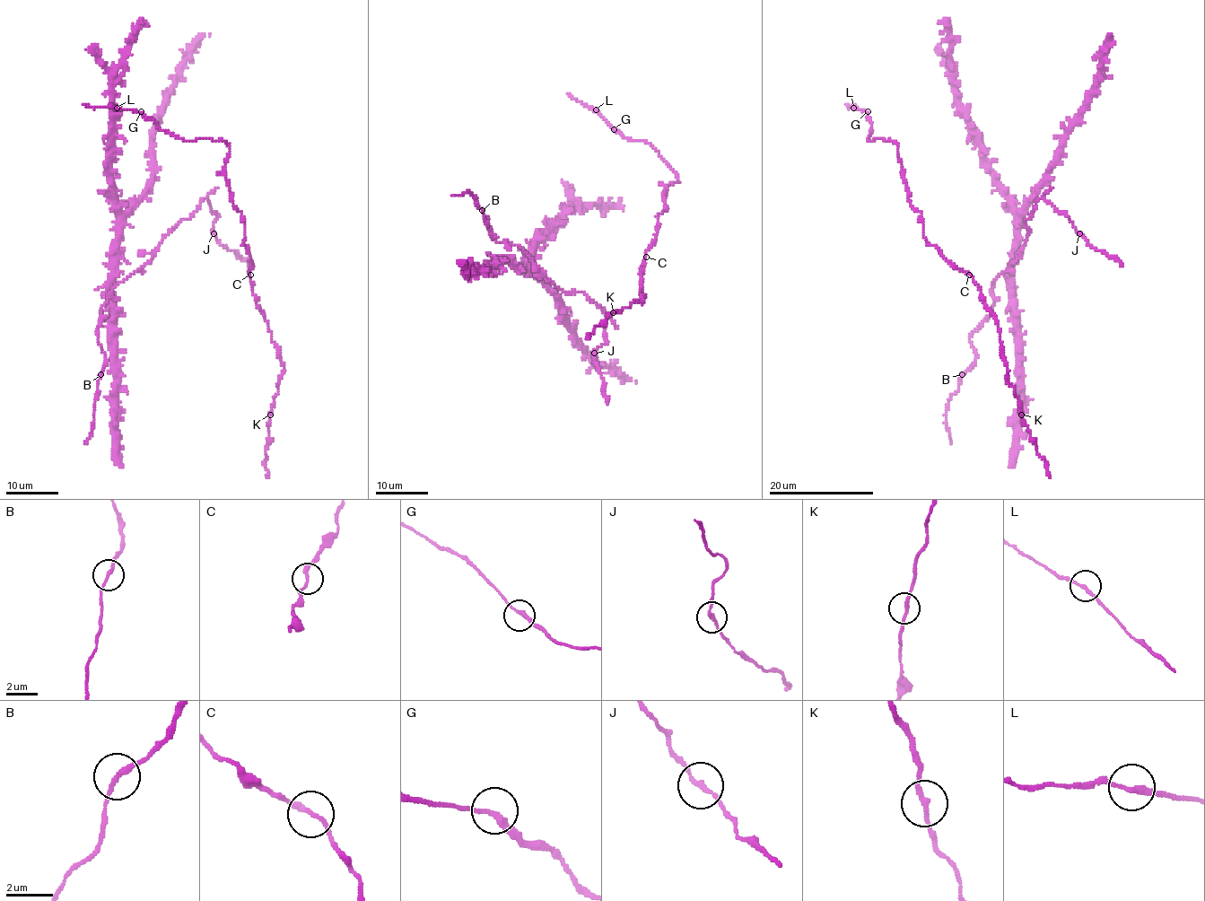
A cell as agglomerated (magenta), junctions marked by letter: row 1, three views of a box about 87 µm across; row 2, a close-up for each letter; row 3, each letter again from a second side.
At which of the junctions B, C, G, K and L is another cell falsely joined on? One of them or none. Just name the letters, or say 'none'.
none

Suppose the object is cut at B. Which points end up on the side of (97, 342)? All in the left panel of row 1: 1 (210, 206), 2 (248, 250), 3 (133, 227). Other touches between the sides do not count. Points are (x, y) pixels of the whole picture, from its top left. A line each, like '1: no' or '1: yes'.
1: yes
2: no
3: no

